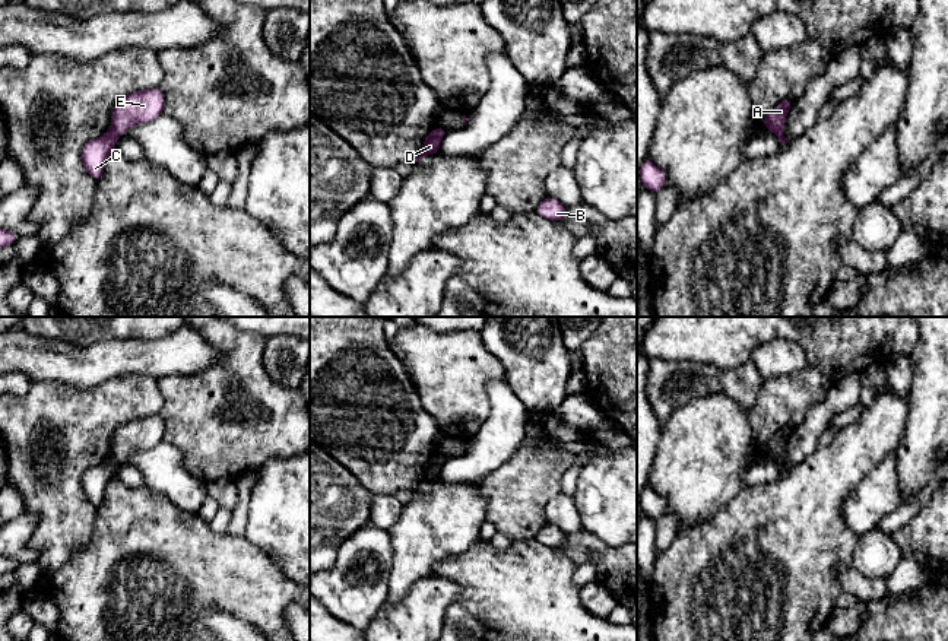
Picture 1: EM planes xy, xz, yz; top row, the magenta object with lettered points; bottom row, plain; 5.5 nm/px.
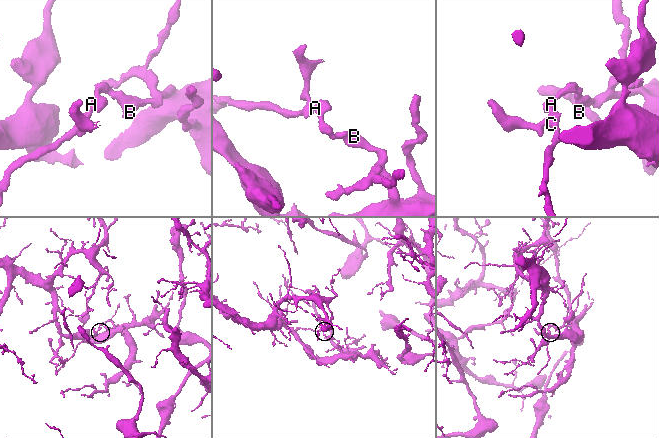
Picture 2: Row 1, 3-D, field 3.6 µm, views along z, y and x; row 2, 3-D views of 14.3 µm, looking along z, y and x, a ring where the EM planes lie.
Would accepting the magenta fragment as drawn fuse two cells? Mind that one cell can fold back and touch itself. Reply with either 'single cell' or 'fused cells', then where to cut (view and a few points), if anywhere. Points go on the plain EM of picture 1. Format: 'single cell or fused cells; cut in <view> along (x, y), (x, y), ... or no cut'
fused cells; cut in xy along (111, 456), (117, 463)

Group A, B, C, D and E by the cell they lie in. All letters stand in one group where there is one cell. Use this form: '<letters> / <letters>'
A B E / C D

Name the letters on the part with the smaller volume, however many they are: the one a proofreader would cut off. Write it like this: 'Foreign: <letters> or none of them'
Foreign: C, D

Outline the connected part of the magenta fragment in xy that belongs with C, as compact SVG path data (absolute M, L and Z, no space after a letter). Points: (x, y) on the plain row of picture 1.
M110 457L98 466L89 467L82 476L82 489L85 498L98 508L105 495L108 482L114 477L118 463Z

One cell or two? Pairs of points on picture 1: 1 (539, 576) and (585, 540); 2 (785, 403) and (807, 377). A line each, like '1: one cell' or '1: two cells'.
1: two cells
2: one cell

